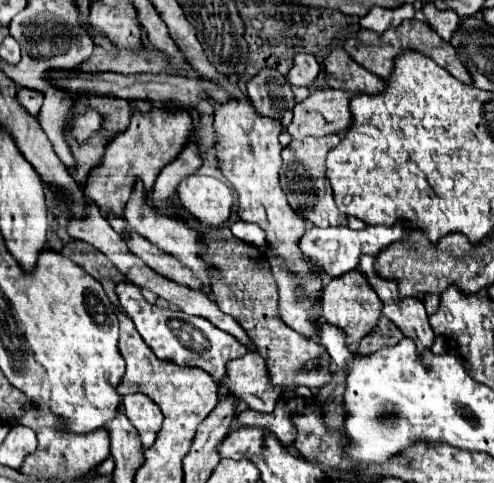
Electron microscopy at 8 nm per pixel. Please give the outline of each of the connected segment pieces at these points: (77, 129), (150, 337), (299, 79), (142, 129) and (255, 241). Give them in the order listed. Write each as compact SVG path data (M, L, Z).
M88 110L88 114L82 114L76 122L72 122L72 134L76 140L86 140L96 134L96 130L100 130L100 116L94 110Z
M120 282L116 286L116 296L120 300L120 306L132 318L136 330L140 332L140 336L144 338L144 342L150 346L150 350L156 354L158 360L168 360L178 366L200 368L208 372L218 384L222 384L226 378L226 364L248 352L246 348L238 346L236 338L218 330L200 316L188 316L182 310L170 310L170 308L160 308L156 304L148 304L146 300L142 300L140 288L134 284Z
M298 54L294 58L294 66L288 72L286 80L290 82L290 86L312 86L318 78L318 72L320 72L320 66L314 56Z
M162 106L154 108L150 114L134 112L126 132L118 134L116 140L108 144L102 164L94 168L92 174L88 176L88 182L84 186L84 196L88 198L88 204L90 202L96 204L104 216L114 214L122 218L124 206L134 190L134 184L142 182L144 192L150 196L156 176L166 164L170 164L180 154L190 132L192 132L192 118L184 110L168 112Z
M236 220L232 226L230 226L234 238L246 242L246 244L252 244L256 248L264 248L266 246L266 240L264 240L264 232L256 226L256 224L250 224L250 222L242 222L242 220Z

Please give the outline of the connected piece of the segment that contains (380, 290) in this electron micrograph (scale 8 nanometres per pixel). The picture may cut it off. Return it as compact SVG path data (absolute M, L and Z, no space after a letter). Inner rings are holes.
M364 256L360 258L360 270L366 274L368 284L376 290L378 298L384 304L384 316L390 318L406 338L412 338L412 342L416 344L416 352L424 352L430 350L434 344L434 330L430 326L428 314L424 310L424 304L418 298L406 298L400 300L398 298L398 286L392 280L384 280L384 278L376 278L374 272L374 258L372 256Z

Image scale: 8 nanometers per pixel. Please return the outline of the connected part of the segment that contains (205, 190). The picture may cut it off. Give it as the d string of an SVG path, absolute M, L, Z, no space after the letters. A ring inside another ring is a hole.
M194 174L180 184L178 194L182 206L204 226L220 228L230 220L234 194L224 182Z

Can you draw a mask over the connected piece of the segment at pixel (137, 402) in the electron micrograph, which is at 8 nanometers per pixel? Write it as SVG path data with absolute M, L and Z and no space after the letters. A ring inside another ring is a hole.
M128 394L124 396L124 414L138 430L144 448L150 448L162 428L162 412L160 408L144 394Z

